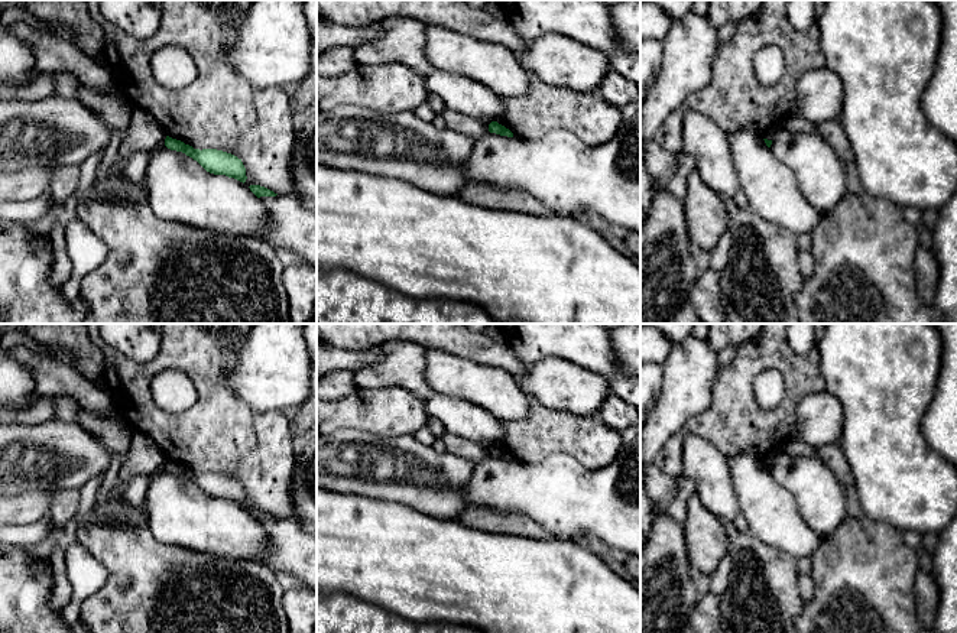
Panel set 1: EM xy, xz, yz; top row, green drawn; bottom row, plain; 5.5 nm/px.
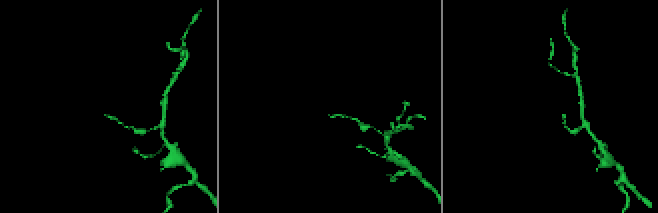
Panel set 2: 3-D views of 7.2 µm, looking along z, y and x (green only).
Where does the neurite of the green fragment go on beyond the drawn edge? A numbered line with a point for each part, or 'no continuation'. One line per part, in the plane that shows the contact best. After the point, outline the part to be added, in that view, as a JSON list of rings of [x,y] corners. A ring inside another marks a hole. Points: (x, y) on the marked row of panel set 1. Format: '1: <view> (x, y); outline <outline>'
no continuation

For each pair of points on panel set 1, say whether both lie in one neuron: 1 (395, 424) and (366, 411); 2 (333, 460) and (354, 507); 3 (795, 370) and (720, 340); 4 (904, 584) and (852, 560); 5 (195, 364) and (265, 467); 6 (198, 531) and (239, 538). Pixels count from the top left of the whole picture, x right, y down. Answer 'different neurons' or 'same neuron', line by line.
1: same neuron
2: different neurons
3: different neurons
4: same neuron
5: same neuron
6: same neuron

